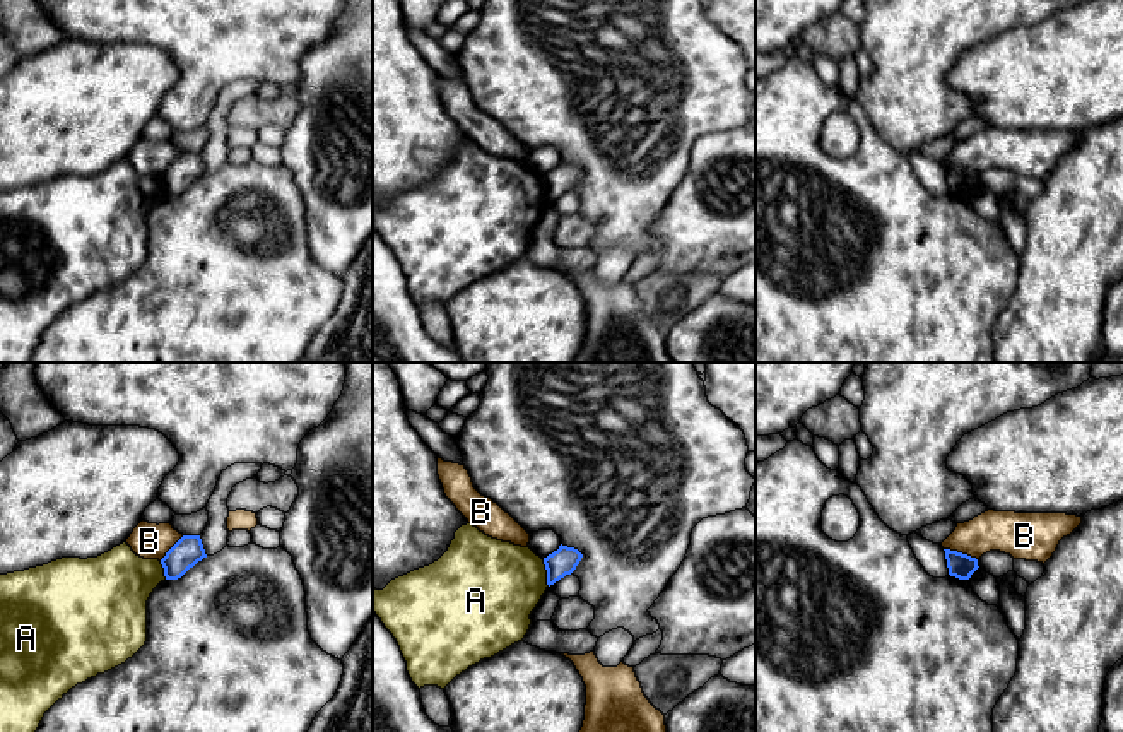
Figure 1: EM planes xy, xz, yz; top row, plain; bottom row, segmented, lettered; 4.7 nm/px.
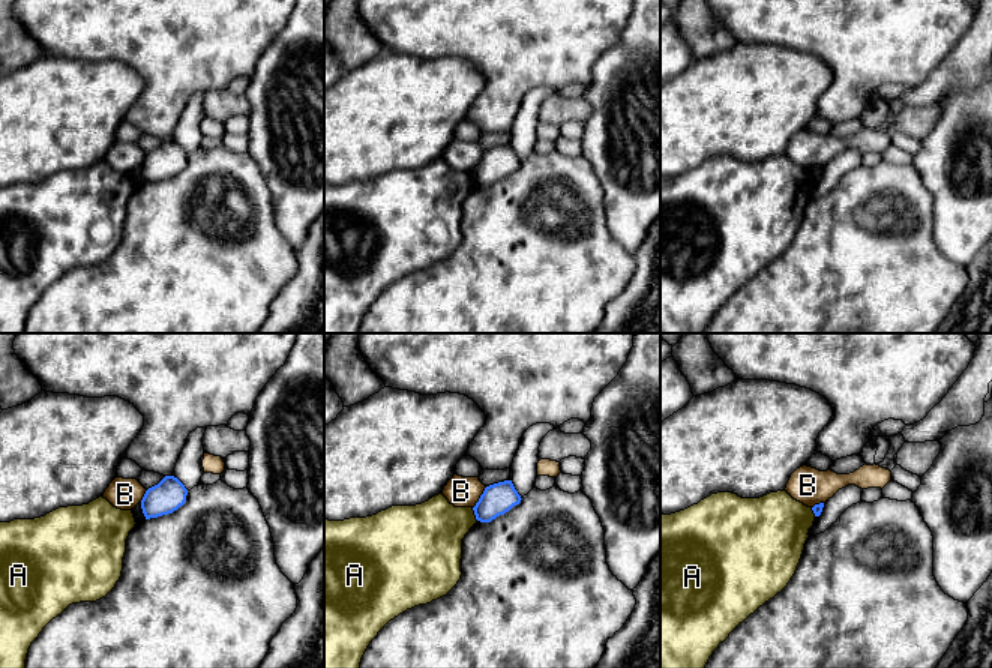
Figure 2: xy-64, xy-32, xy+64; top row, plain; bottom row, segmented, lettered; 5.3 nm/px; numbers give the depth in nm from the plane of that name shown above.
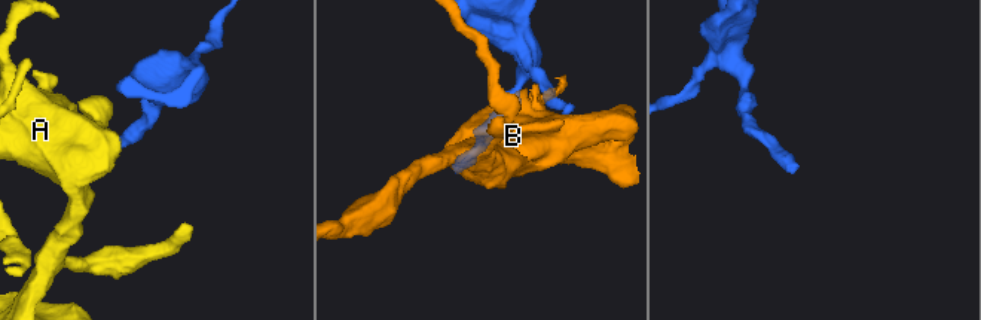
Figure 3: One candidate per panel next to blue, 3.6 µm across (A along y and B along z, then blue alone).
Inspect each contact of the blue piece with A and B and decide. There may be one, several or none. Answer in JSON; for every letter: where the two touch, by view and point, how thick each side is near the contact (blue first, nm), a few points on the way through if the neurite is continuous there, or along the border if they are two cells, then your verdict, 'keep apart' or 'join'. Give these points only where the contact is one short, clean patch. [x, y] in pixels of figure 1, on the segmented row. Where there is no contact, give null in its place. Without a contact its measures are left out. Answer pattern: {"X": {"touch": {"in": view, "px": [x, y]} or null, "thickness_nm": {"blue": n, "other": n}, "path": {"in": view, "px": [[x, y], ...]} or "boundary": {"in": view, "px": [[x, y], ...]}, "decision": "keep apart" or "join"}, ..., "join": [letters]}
{"A": {"touch": {"in": "xz", "px": [547, 573]}, "thickness_nm": {"blue": 130, "other": 420}, "boundary": {"in": "xz", "px": [[542, 560], [549, 585]]}, "decision": "keep apart"}, "B": {"touch": {"in": "yz", "px": [961, 553]}, "thickness_nm": {"blue": 120, "other": 200}, "decision": "keep apart"}, "join": []}

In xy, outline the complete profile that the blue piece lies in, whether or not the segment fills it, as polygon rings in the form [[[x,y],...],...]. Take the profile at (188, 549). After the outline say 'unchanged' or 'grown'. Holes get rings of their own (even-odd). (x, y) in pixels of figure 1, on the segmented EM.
[[[183,535],[161,559],[166,580],[181,578],[203,558],[207,558],[207,554],[200,535]]]; unchanged

